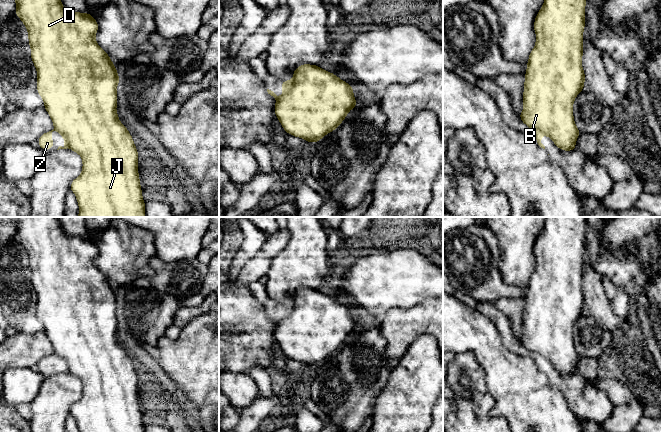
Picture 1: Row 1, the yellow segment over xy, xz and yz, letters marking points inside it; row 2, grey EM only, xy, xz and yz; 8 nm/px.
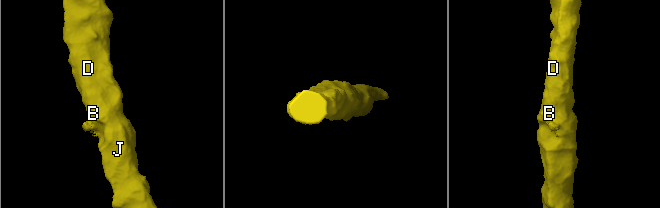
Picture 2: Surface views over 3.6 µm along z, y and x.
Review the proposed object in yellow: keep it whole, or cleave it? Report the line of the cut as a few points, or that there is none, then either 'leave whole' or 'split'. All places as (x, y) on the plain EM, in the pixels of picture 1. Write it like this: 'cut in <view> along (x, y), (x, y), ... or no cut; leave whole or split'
cut in yz along (529, 350), (542, 354), (548, 360); split

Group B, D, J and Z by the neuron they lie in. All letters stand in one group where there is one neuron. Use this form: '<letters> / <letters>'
B D J / Z

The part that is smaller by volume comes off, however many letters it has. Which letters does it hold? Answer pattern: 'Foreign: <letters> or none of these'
Foreign: Z

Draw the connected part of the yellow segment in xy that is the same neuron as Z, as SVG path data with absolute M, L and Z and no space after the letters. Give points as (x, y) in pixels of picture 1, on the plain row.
M55 353L49 355L49 356L46 356L46 357L43 357L39 363L37 364L38 367L39 367L39 370L40 370L40 373L53 373L53 368L54 368L54 365L52 364L51 362L51 359L52 359L52 356L55 355Z

